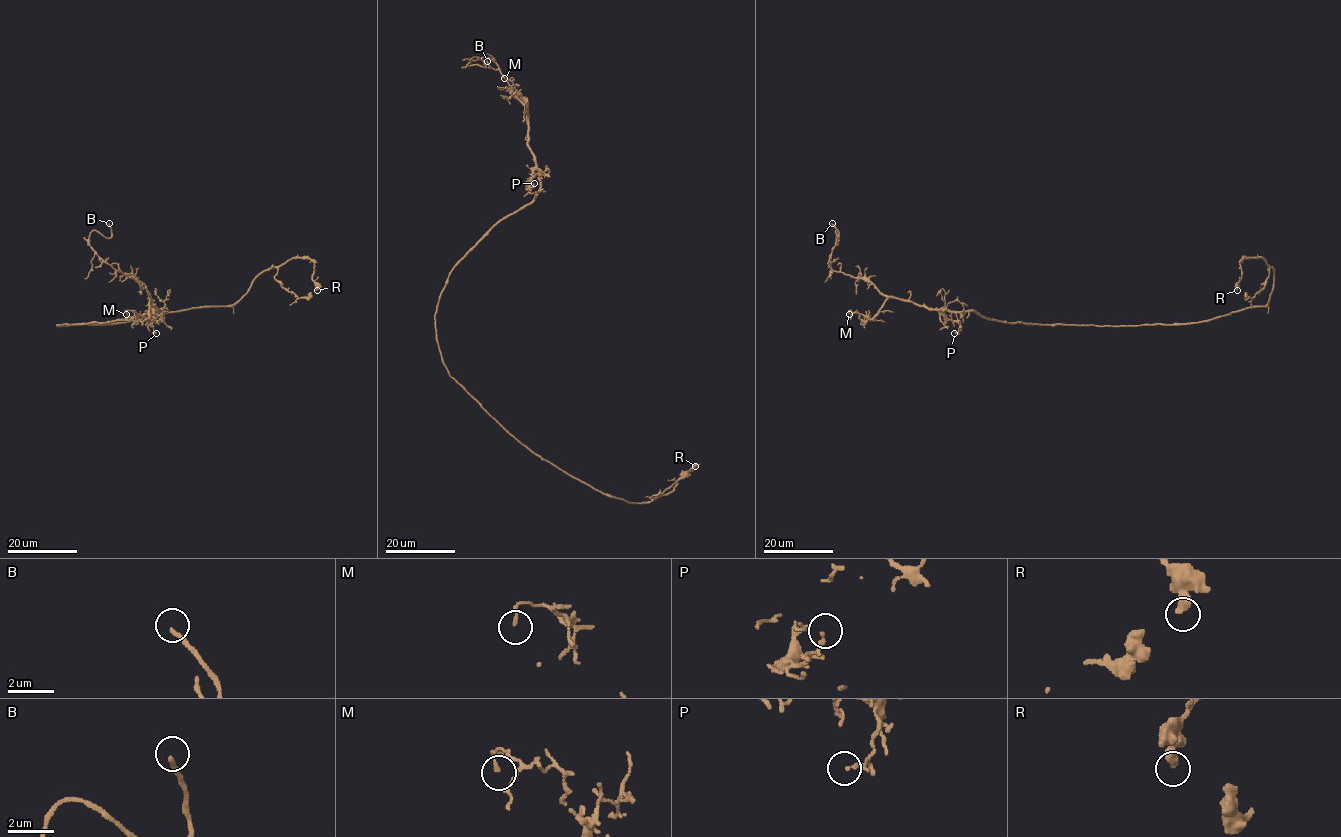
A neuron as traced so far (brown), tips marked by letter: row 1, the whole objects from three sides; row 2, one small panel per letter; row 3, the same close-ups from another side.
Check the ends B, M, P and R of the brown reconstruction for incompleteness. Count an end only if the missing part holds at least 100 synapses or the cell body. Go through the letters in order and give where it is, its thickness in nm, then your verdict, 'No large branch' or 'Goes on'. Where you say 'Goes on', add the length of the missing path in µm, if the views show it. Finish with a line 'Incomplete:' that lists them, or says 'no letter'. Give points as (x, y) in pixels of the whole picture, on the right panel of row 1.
B: Place: (832, 223). Thickness 200 nm. Goes on. Missing length about 4 µm
M: Place: (849, 314). Thickness 130 nm. No large branch
P: Place: (954, 333). Thickness 160 nm. No large branch
R: Place: (1237, 290). Thickness 380 nm. No large branch
Incomplete: B

